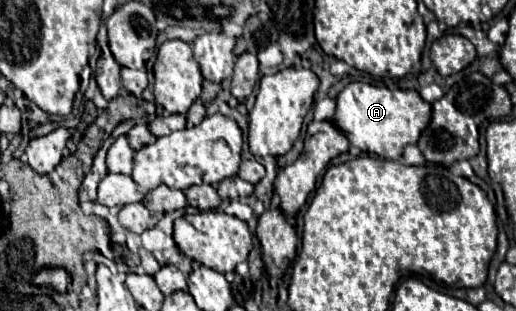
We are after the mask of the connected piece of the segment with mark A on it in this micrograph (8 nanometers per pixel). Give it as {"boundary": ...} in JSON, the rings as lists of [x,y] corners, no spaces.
{"boundary":[[[350,82],[336,98],[336,114],[334,114],[334,124],[346,134],[348,142],[364,152],[374,152],[380,158],[388,160],[398,160],[408,144],[416,144],[422,130],[428,126],[432,114],[432,106],[420,98],[416,90],[388,90],[388,88],[378,88],[366,82]]]}

